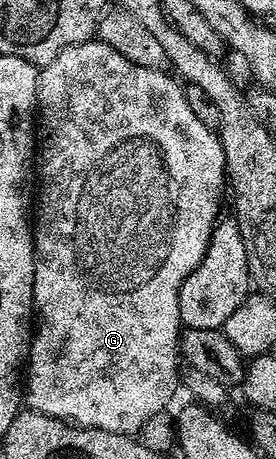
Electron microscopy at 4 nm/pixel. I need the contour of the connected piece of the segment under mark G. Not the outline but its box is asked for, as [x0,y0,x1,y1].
[26,38,226,434]

